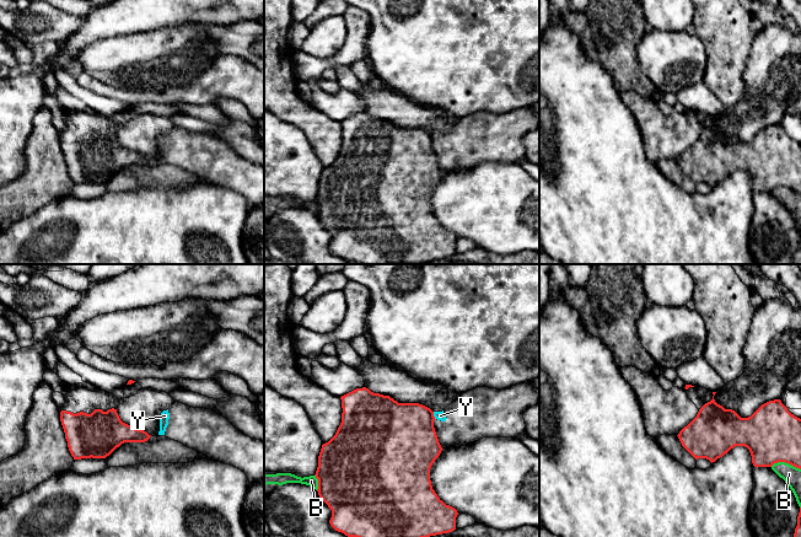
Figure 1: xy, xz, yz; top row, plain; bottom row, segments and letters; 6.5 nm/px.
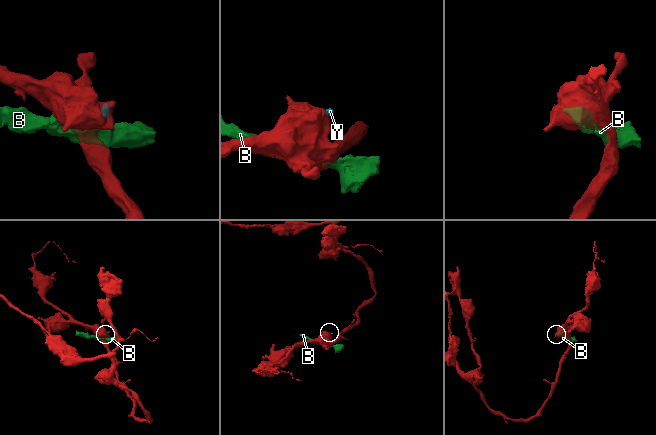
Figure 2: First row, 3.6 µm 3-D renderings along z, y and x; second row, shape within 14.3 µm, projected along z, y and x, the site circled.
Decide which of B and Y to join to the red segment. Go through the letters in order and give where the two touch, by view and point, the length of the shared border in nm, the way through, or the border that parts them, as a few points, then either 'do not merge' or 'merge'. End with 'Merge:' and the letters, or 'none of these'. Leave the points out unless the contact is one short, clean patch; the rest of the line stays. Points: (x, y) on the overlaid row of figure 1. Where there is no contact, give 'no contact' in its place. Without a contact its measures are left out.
B: yz (785, 462) | 200 nm | do not merge
Y: xz (433, 415) | 50 nm | along xz (433, 412), (435, 418) | do not merge
Merge: none of these

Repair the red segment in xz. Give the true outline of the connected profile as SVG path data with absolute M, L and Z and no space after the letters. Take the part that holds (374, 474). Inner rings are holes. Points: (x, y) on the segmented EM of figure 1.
M366 387L356 388L342 396L340 399L343 408L342 423L335 435L322 445L315 474L318 479L318 495L332 510L330 526L348 537L430 537L455 531L458 512L437 496L430 480L430 468L442 451L434 428L434 412L419 403L398 403L389 396L373 393Z

